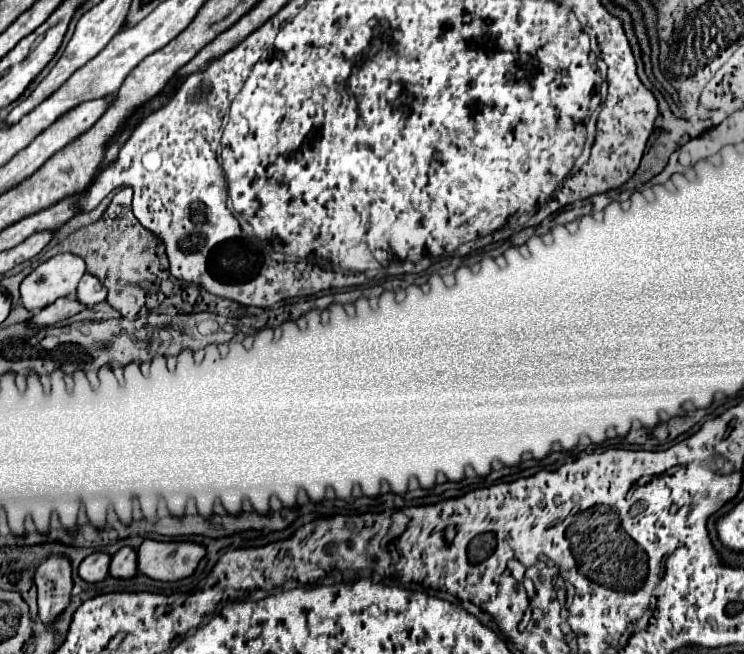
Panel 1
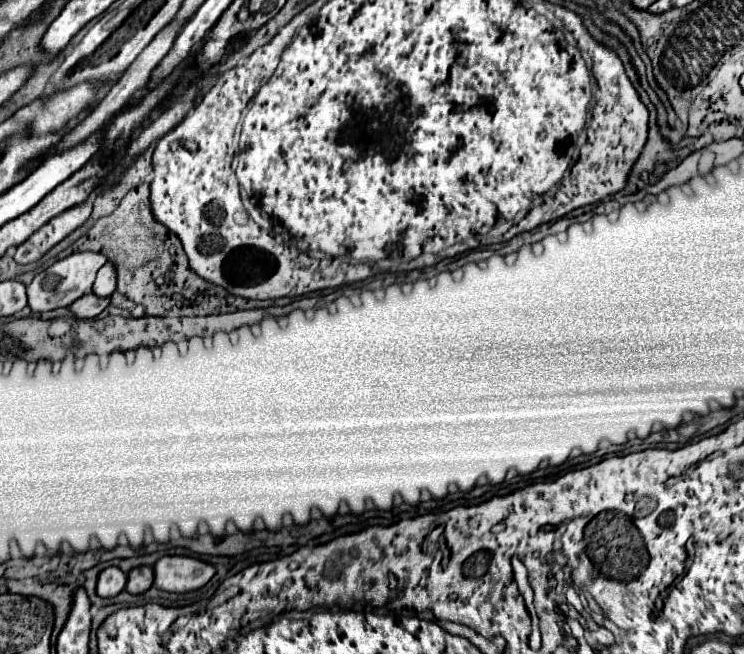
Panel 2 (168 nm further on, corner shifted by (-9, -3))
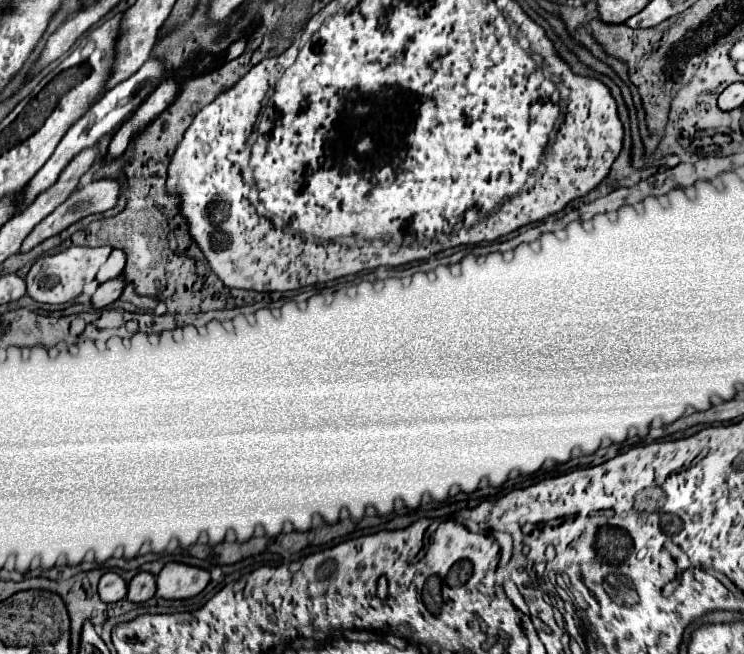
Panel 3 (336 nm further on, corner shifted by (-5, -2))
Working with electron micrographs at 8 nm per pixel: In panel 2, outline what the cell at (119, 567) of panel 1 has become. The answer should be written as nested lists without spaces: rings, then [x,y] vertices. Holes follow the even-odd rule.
[[[135,567],[127,577],[127,591],[133,595],[145,593],[153,585],[153,569],[151,567]]]

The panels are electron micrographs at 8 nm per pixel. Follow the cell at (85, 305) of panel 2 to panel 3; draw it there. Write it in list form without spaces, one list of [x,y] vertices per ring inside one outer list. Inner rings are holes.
[[[119,276],[119,278],[115,278],[115,280],[109,280],[109,282],[101,284],[101,286],[95,290],[95,294],[91,296],[91,304],[93,304],[93,308],[101,310],[101,308],[113,304],[113,302],[121,296],[123,286],[125,286],[123,276]]]

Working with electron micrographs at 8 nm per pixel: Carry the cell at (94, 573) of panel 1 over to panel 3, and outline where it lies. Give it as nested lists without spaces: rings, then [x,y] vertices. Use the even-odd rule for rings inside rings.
[[[105,572],[99,580],[99,596],[103,602],[117,602],[123,600],[127,594],[127,582],[115,574],[115,572]]]

